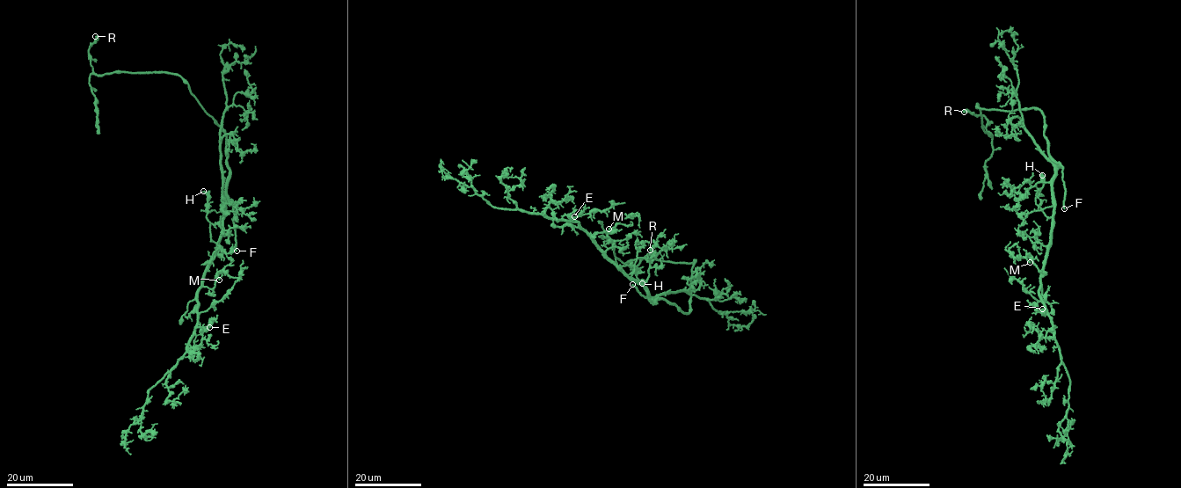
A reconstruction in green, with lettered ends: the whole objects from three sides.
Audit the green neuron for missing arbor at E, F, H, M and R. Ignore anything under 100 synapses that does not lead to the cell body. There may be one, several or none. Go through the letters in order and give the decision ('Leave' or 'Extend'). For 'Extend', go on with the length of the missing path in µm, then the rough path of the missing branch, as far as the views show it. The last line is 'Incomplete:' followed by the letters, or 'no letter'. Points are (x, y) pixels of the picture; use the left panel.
E: Leave
F: Extend. Missing length about 60 µm. Course of what is missing: (236, 251), (244, 262), (244, 278), (237, 298), (219, 327), (233, 337), (259, 332), (269, 336), (272, 343)
H: Leave
M: Leave
R: Leave
Incomplete: F

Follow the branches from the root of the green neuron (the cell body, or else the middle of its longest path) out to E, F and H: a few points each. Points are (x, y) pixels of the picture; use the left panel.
E: (223, 198), (222, 230), (218, 253), (210, 262), (202, 287), (198, 290), (195, 327), (209, 327)
F: (223, 198), (233, 207), (236, 251)
H: (223, 198), (222, 230), (221, 239), (216, 243), (210, 236), (207, 195), (203, 191)

